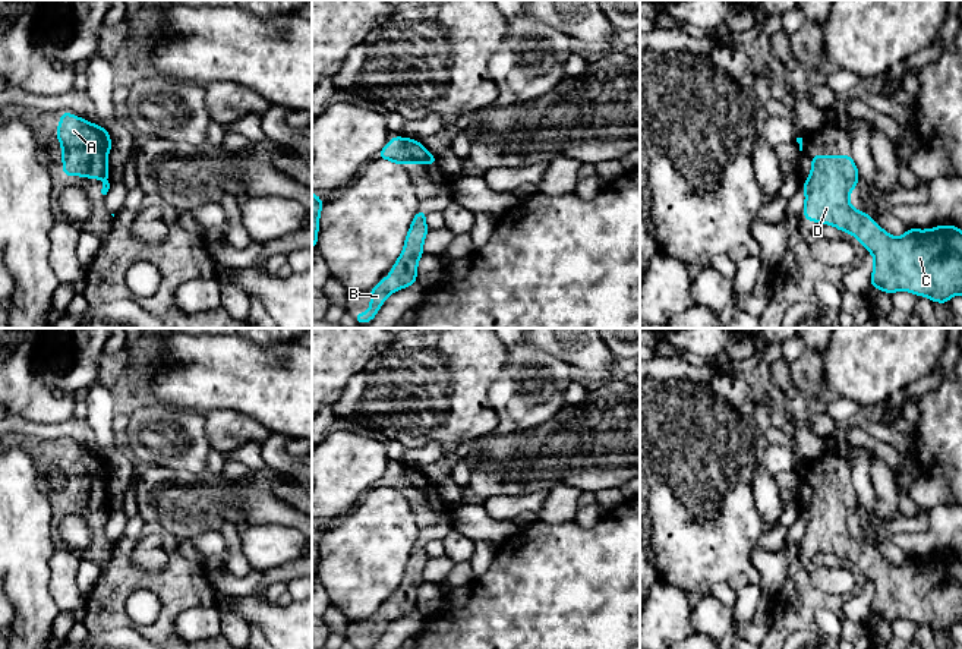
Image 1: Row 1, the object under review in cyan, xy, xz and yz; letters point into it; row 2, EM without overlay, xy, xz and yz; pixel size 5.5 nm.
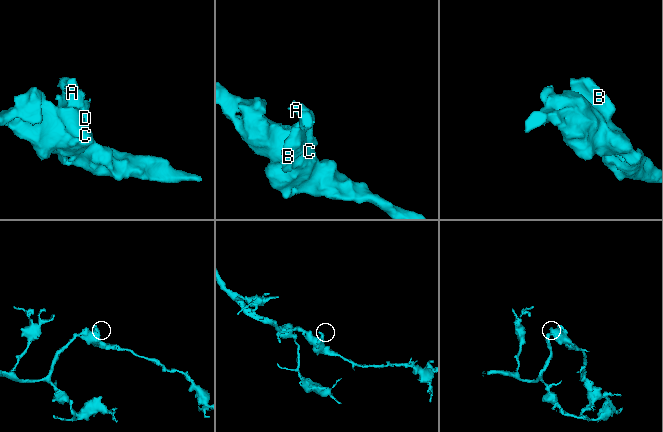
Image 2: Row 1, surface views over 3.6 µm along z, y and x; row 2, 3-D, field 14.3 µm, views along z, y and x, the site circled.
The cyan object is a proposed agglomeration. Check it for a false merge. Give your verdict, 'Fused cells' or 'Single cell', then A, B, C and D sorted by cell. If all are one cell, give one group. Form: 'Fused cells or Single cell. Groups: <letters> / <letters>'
Single cell. Groups: A B C D

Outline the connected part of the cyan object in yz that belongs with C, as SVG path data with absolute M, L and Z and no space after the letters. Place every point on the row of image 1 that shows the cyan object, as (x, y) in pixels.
M852 155L810 158L811 173L802 185L802 217L855 236L873 253L871 289L889 294L905 290L946 305L952 296L962 294L959 227L906 229L902 237L893 237L874 218L849 205L849 192L858 186L858 168Z

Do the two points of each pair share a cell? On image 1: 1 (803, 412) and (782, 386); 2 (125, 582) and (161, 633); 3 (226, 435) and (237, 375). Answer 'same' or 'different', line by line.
1: same
2: same
3: different

